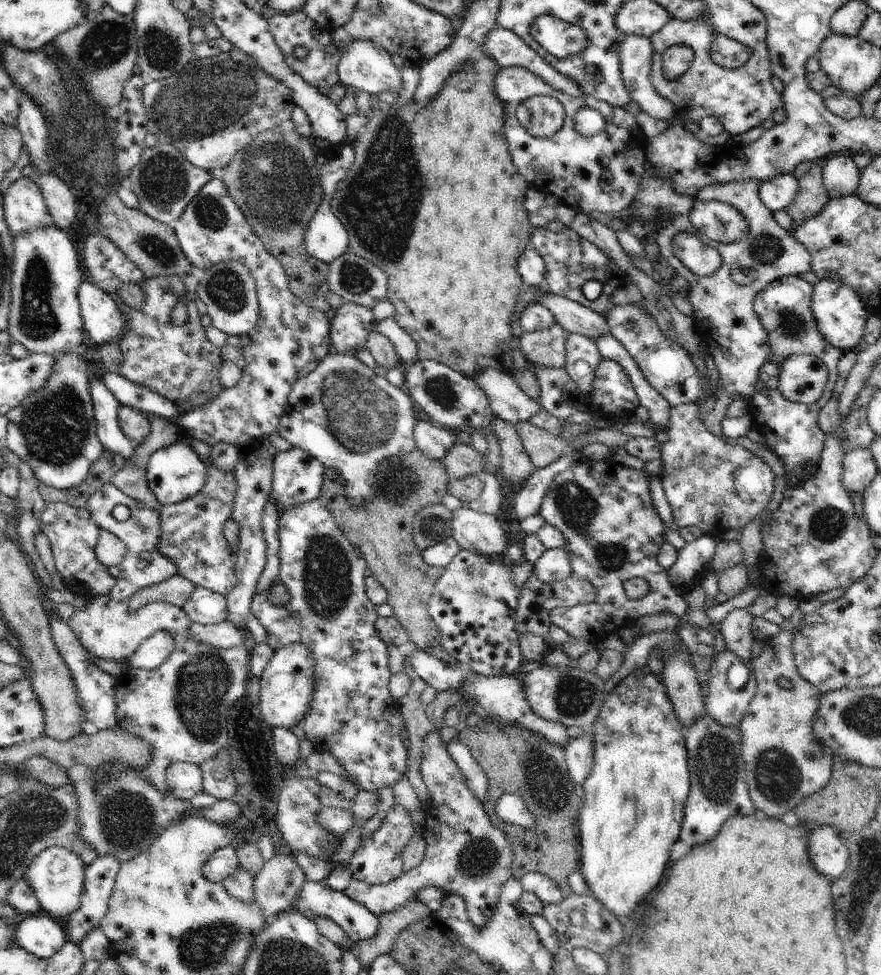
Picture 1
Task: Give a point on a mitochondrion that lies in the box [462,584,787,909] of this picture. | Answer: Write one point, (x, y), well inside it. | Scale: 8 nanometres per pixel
(715, 765)

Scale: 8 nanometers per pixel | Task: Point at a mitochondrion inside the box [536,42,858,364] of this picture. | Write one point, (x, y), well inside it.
(791, 326)

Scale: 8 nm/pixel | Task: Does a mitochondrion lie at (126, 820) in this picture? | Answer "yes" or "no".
yes

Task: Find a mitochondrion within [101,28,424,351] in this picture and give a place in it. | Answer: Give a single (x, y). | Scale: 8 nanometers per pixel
(212, 99)

